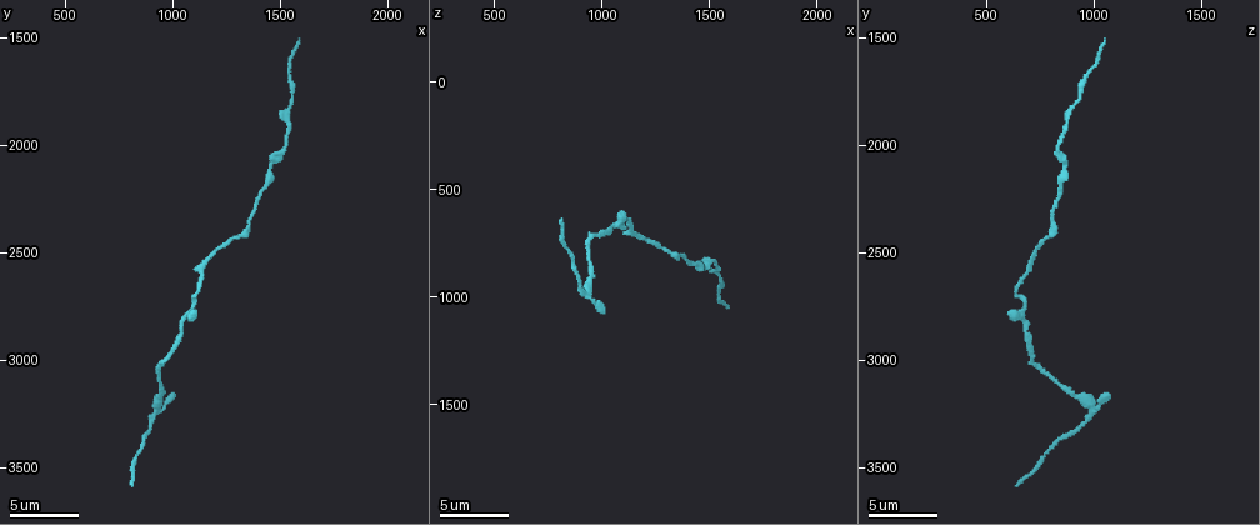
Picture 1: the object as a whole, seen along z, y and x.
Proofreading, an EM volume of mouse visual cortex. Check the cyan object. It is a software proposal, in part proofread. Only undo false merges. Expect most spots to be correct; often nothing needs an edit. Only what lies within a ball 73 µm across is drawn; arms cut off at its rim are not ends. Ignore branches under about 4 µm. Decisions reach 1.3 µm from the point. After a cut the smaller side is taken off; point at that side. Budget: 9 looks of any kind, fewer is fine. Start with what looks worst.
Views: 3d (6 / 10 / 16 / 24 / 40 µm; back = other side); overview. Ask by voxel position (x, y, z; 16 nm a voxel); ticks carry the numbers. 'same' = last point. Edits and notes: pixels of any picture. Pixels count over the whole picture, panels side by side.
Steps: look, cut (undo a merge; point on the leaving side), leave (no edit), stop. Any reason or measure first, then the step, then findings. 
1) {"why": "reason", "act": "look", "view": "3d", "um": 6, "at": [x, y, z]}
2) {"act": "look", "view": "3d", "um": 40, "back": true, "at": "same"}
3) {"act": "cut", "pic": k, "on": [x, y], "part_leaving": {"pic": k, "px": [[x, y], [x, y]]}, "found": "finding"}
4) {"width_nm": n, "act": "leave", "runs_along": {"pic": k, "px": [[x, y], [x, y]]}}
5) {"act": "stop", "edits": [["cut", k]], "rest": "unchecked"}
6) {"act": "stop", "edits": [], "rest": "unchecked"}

{"act": "look", "view": "3d", "um": 10, "at": [1120, 2590, 700]}

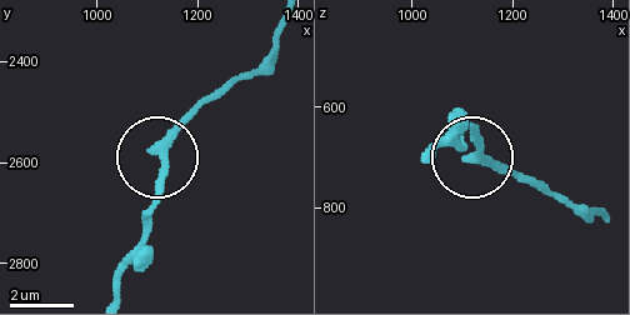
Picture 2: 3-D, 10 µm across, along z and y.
{"act": "leave", "runs_along": {"pic": 2, "px": [[163, 151], [211, 98]]}, "found": "continuous, no second neuron"}

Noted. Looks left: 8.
{"why": "calibre changes", "act": "look", "view": "3d", "um": 10, "at": [1370, 2340, 800]}

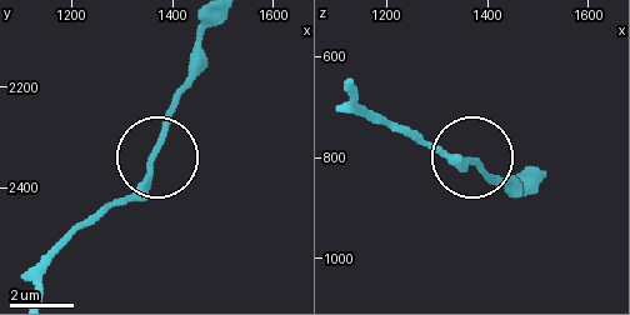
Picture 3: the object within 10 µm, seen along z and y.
{"act": "leave", "runs_along": {"pic": 3, "px": [[354, 100], [486, 173], [508, 173]]}, "found": "continuous, no second neuron"}

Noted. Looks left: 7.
{"why": "sudden change in width", "act": "look", "view": "3d", "um": 6, "at": [950, 3140, 890]}

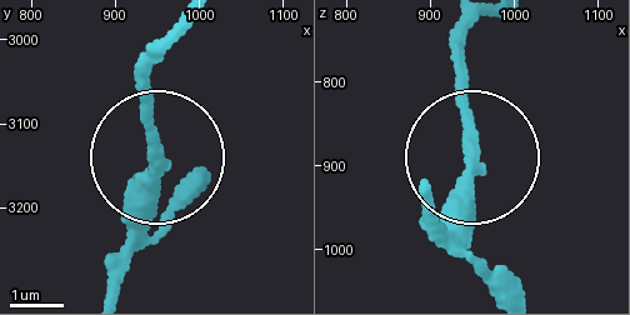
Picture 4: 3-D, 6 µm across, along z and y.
{"why": "other side", "act": "look", "view": "3d", "um": 6, "back": true, "at": [945, 3140, 880]}

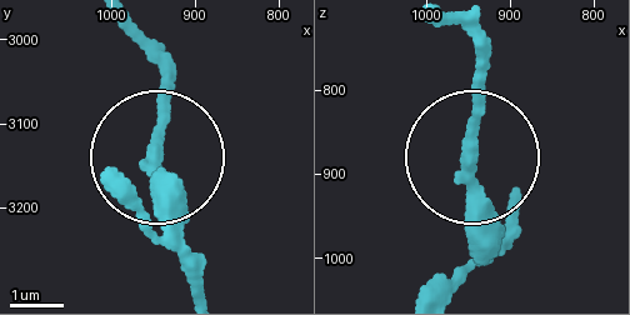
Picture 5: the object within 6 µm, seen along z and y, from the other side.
{"act": "leave", "found": "continuous, no second neuron"}

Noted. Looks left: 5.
{"why": "narrows sharply", "act": "look", "view": "3d", "um": 10, "at": [1560, 1790, 920]}

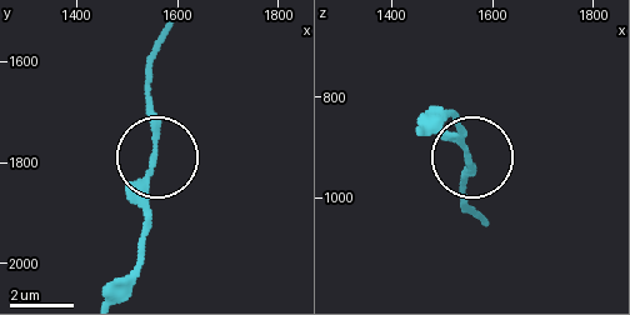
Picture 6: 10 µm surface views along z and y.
{"width_nm": 160, "act": "leave", "runs_along": {"pic": 6, "px": [[113, 289], [134, 265], [145, 233], [153, 66]]}, "found": "all the same neuron"}

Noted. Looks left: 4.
{"act": "stop", "edits": [], "rest": "unchecked"}

